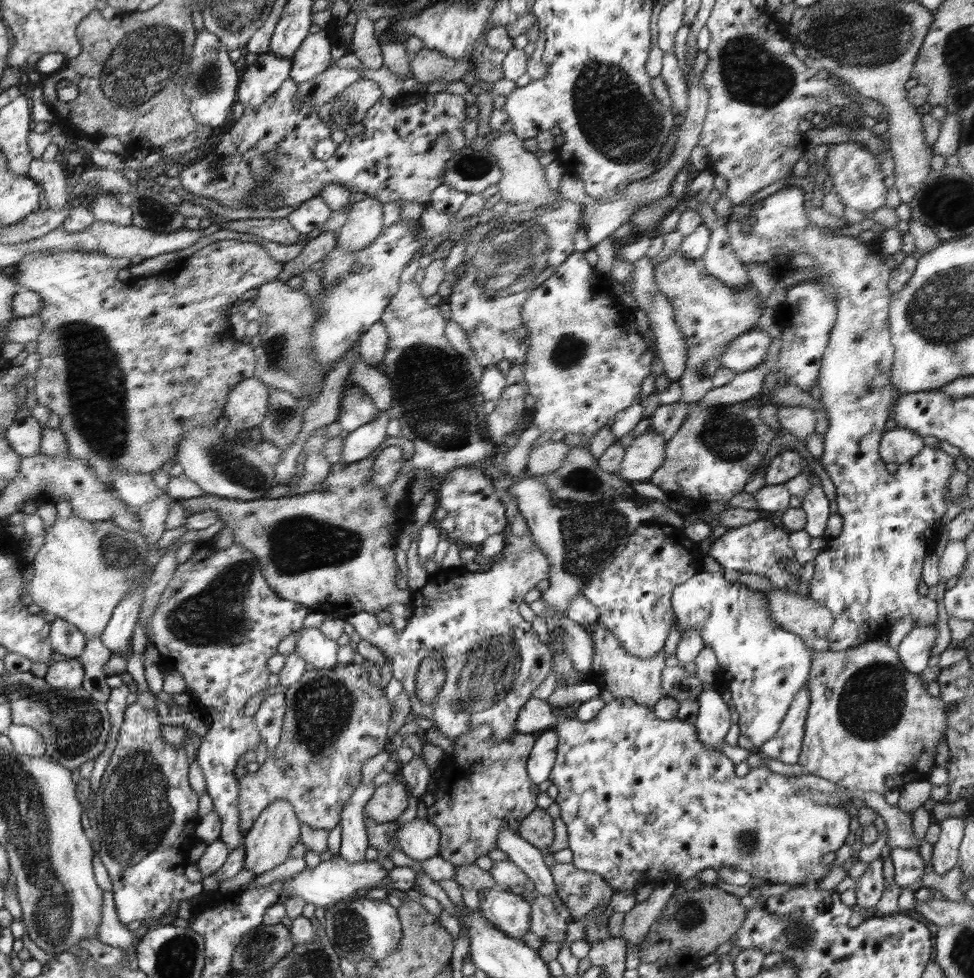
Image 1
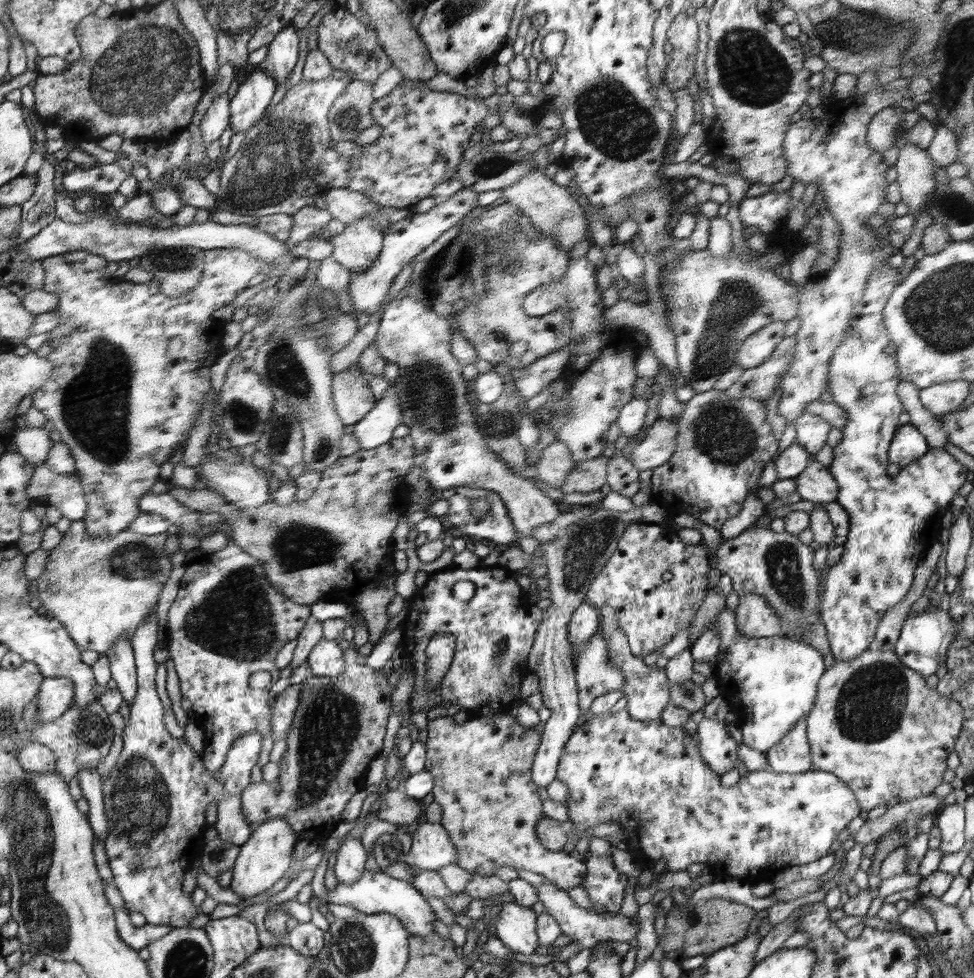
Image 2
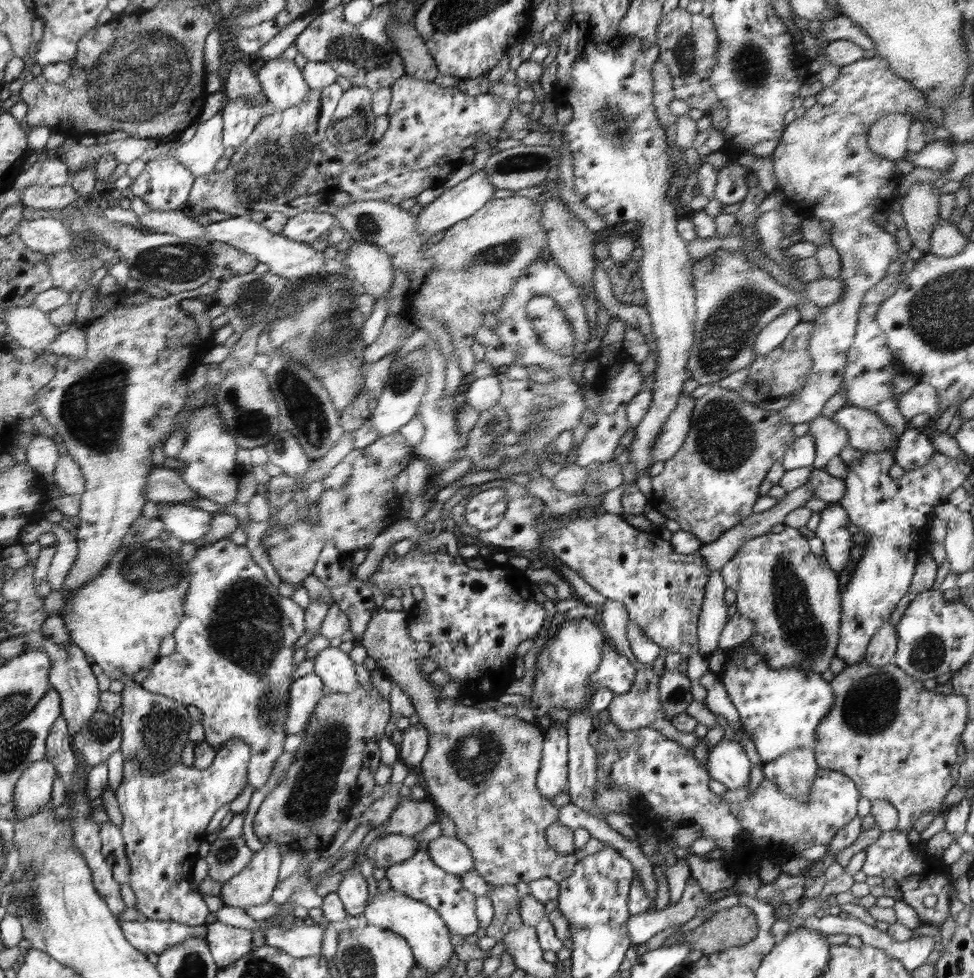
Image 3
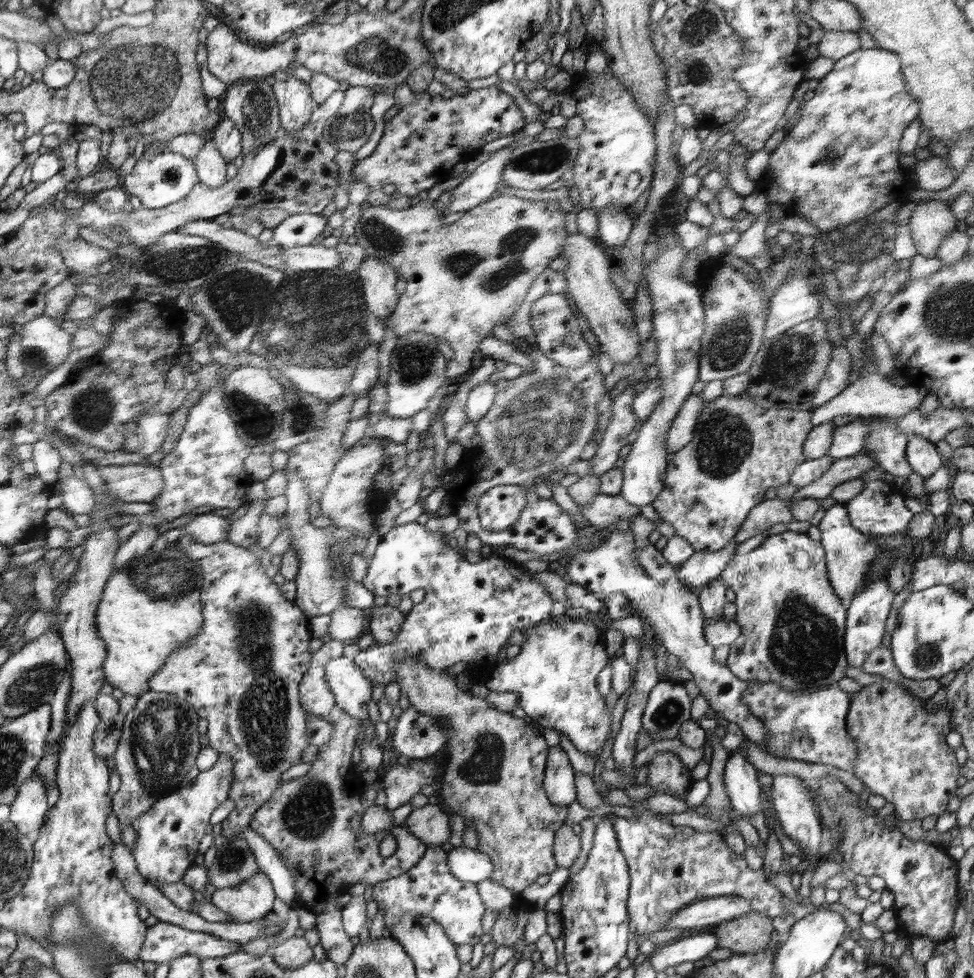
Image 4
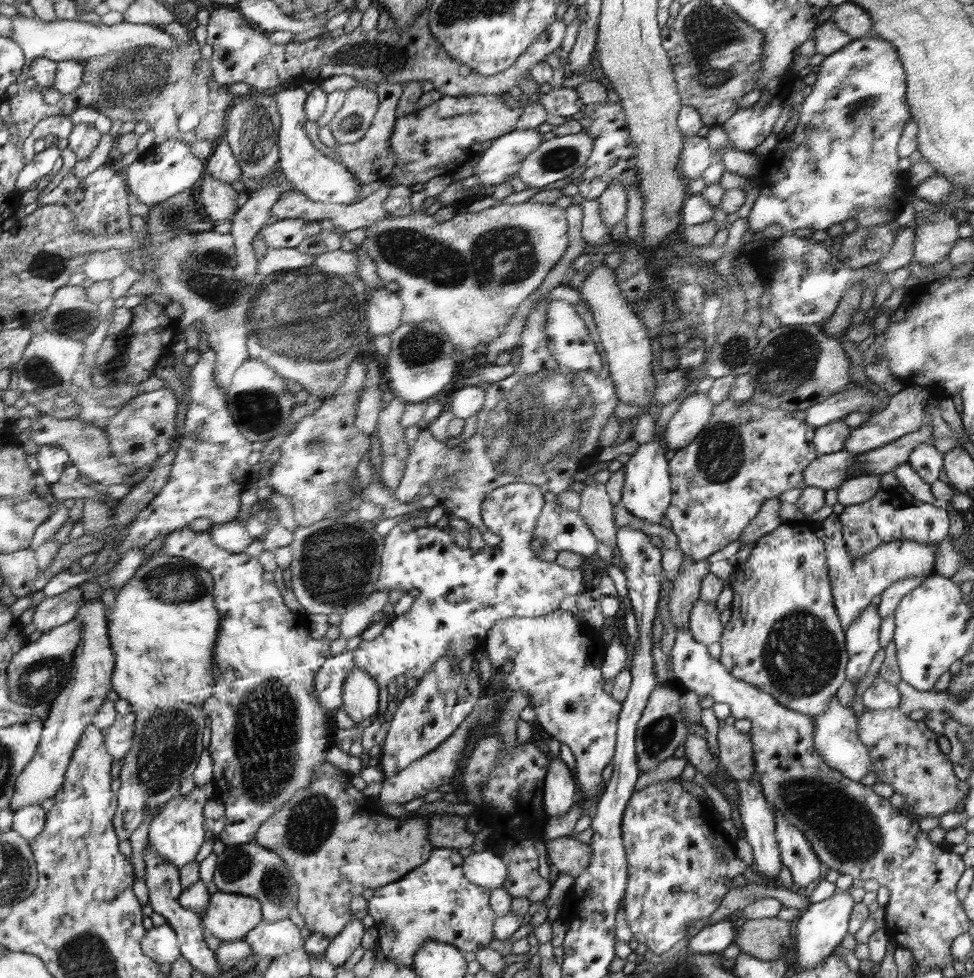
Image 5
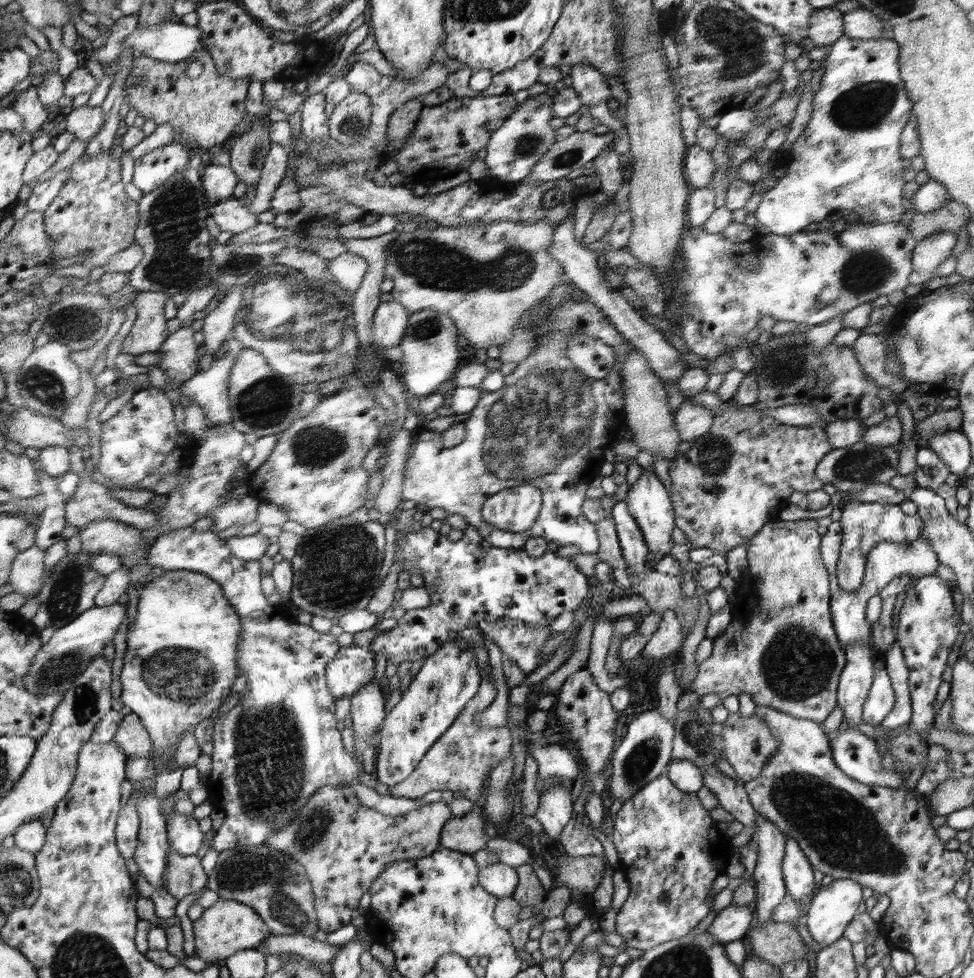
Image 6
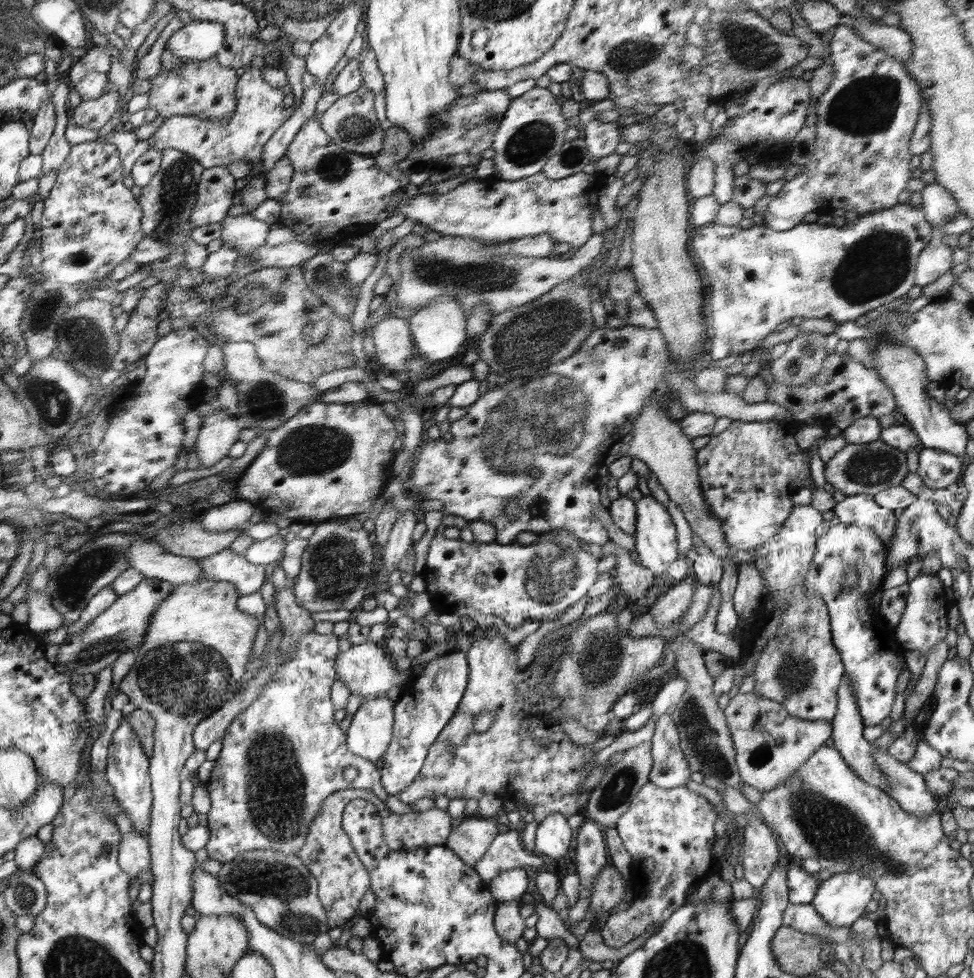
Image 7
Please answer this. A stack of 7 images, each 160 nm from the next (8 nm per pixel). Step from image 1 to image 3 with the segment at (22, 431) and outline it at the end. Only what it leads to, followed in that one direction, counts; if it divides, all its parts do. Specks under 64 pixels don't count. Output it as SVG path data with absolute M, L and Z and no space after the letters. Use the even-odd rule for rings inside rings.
M36 434L26 451L26 462L41 473L48 483L55 482L54 471L60 457L58 441Z

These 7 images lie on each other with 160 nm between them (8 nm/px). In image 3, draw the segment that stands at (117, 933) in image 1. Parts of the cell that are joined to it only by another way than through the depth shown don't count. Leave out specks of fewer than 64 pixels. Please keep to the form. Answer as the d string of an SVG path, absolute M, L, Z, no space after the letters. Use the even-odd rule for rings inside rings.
M144 920L138 922L121 922L125 936L134 948L148 954L160 955L175 944L184 942L187 938L197 934L205 938L207 928L202 926L188 926L172 921Z

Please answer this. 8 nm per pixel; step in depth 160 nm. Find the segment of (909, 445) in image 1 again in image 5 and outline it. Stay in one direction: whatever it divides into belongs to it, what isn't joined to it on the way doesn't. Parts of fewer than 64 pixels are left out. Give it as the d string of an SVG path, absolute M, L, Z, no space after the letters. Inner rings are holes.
M932 443L917 446L909 456L909 465L918 476L928 485L932 485L940 478L943 468L944 453L938 451Z

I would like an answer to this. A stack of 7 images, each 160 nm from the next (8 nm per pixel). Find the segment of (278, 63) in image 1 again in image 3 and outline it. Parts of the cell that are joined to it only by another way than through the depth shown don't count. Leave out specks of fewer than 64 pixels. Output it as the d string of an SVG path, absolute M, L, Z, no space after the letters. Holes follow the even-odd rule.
M233 100L222 108L225 147L238 148L249 138L255 126L262 120L261 106L251 100Z

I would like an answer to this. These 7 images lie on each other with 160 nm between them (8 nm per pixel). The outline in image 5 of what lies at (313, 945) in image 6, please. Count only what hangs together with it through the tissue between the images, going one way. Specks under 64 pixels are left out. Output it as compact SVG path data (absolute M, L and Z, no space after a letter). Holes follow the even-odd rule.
M288 917L278 920L278 922L262 920L246 935L244 941L251 946L252 952L259 958L282 956L303 948L305 943L300 929Z

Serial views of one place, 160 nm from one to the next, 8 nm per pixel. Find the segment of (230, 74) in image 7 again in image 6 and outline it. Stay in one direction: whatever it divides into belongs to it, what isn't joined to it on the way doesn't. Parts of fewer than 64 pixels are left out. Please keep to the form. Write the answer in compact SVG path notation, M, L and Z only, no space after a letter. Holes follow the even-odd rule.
M206 48L178 63L137 55L125 82L125 100L130 101L130 107L137 110L138 116L148 120L152 118L157 125L171 124L182 144L215 150L222 147L222 142L226 142L242 122L249 83L242 77L233 79L221 75ZM194 60L200 60L204 70L199 76L191 78L186 68Z

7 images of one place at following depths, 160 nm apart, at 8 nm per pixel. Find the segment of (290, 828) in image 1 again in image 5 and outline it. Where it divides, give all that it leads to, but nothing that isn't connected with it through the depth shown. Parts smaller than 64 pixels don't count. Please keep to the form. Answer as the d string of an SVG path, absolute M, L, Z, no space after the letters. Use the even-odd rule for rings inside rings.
M217 891L201 918L205 930L221 942L236 942L264 920L264 910L256 897Z

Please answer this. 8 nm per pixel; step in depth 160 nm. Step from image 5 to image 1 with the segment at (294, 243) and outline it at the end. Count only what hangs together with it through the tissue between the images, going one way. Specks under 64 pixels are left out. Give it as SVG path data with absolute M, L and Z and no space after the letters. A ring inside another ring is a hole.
M318 195L304 201L298 209L288 214L287 219L299 233L314 235L332 213L333 210Z

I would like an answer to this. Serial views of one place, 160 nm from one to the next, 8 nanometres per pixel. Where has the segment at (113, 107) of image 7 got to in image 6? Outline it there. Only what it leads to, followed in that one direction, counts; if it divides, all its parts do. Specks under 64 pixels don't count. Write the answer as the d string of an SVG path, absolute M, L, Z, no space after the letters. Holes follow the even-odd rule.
M84 105L72 111L66 117L67 130L74 134L75 139L90 140L103 127L104 113L102 107Z

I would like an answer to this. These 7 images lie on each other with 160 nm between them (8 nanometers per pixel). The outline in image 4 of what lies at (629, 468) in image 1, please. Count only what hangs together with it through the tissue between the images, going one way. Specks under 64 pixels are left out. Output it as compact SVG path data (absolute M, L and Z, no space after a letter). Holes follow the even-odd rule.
M694 394L682 404L667 435L666 443L669 453L678 452L694 439L694 430L704 404L701 396Z

